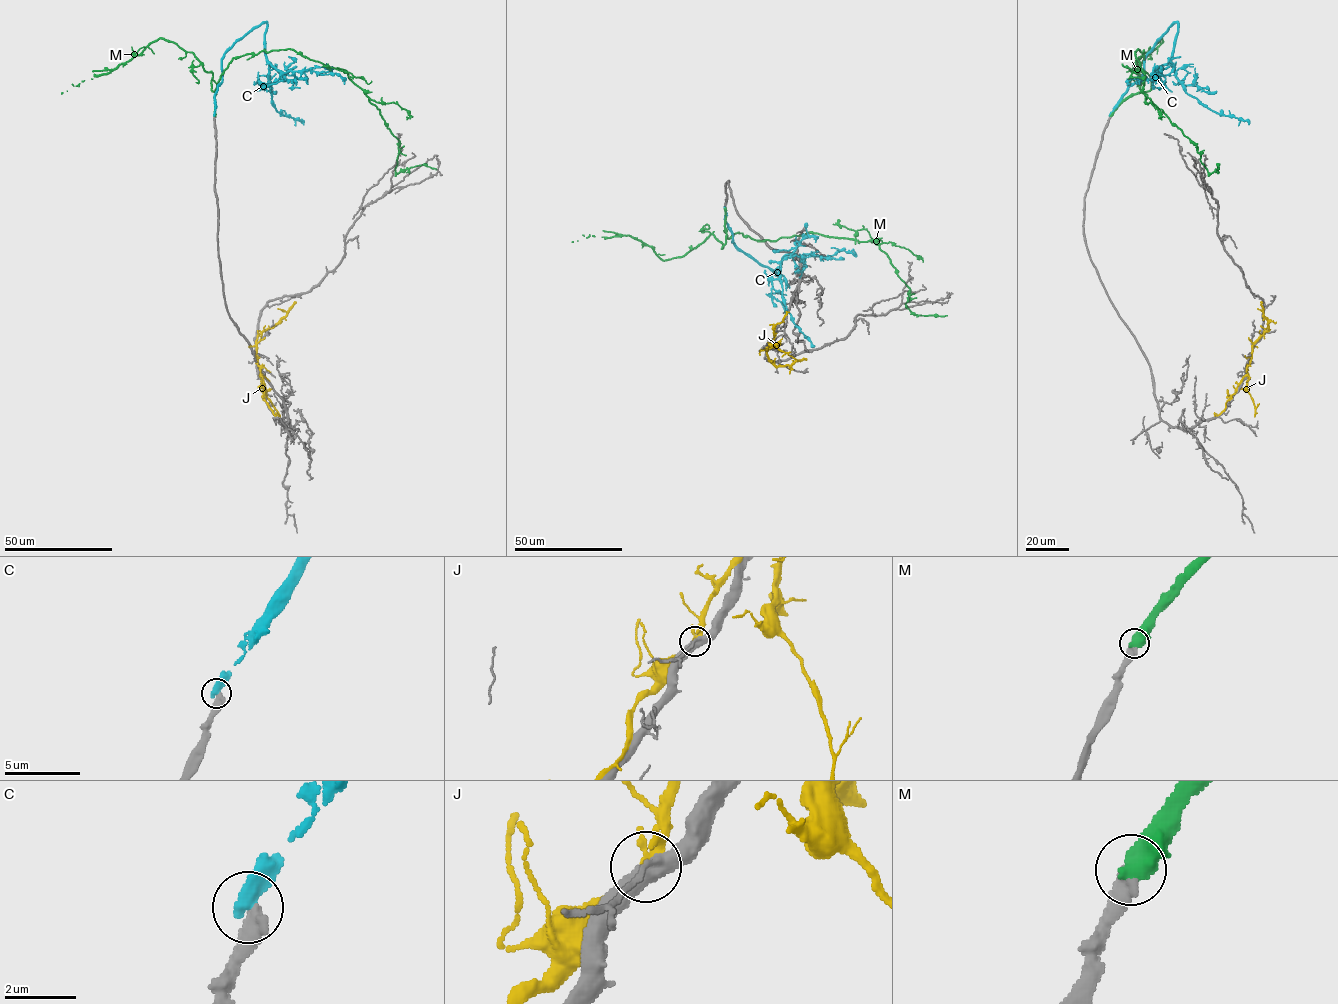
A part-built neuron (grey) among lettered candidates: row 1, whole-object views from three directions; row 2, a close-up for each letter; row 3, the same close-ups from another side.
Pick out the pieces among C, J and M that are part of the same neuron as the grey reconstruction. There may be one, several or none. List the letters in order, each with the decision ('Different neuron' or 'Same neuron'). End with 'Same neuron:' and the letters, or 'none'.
C: Different neuron
J: Different neuron
M: Same neuron
Same neuron: M

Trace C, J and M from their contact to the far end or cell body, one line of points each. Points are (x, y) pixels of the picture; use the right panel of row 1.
C: (1110, 115), (1142, 76), (1146, 55), (1176, 23), (1172, 66), (1183, 89), (1218, 113), (1242, 118), (1249, 124)
J: (1235, 392), (1247, 374), (1252, 344), (1268, 328), (1262, 302)
M: (1111, 115), (1140, 91), (1135, 61), (1143, 50), (1135, 52), (1143, 93), (1197, 147), (1207, 171), (1218, 169)

